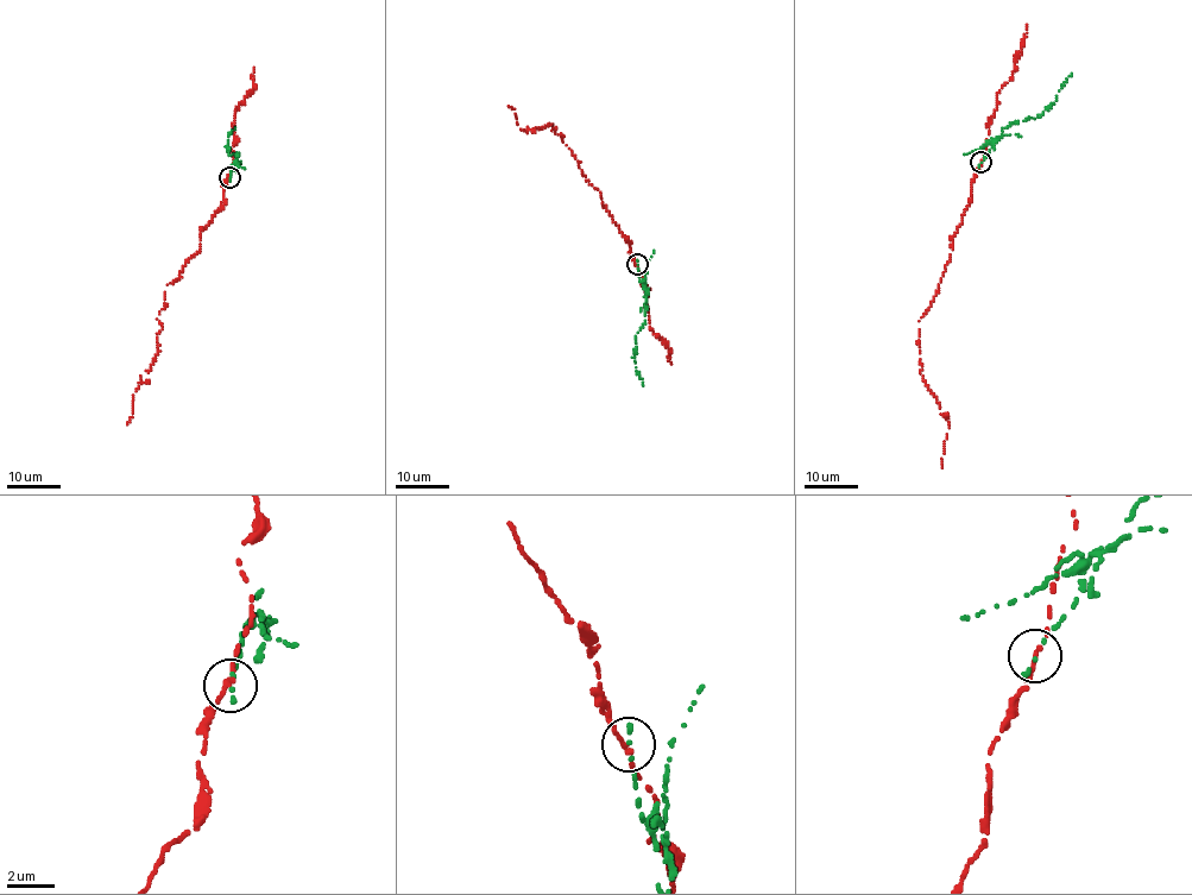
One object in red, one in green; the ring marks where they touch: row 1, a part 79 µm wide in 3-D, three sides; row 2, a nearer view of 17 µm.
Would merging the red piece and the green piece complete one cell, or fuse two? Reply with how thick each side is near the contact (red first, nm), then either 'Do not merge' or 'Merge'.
Thickness 180 nm (red) against 130 nm. Do not merge

